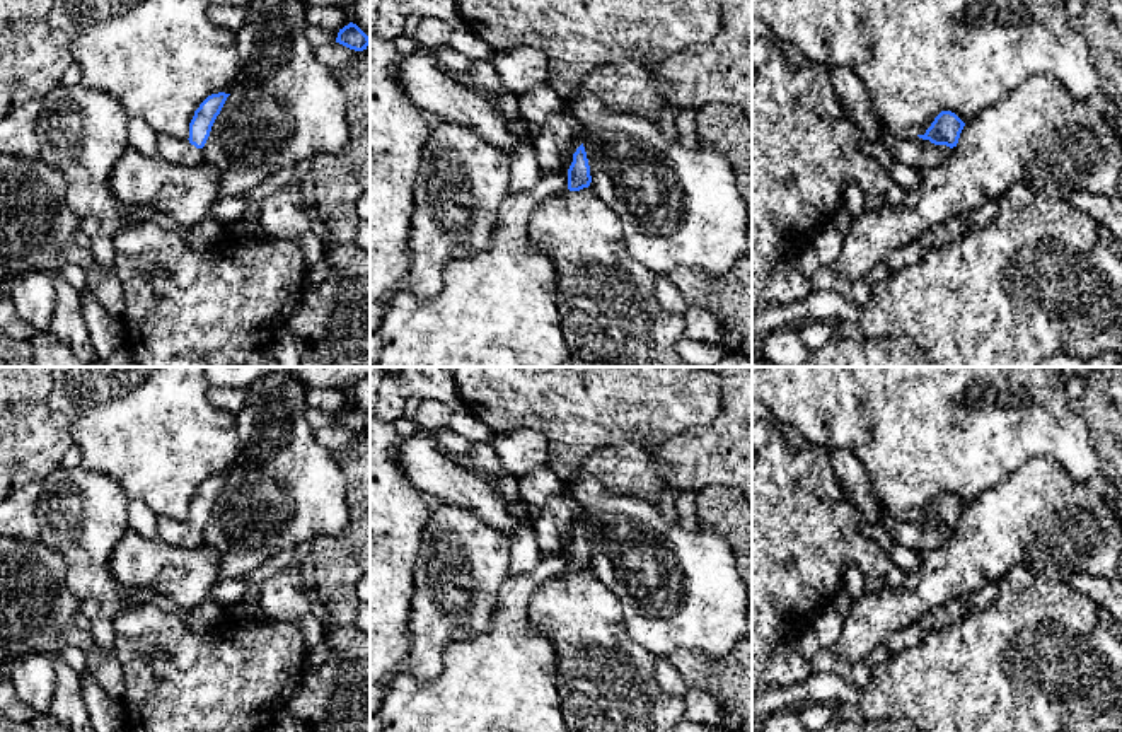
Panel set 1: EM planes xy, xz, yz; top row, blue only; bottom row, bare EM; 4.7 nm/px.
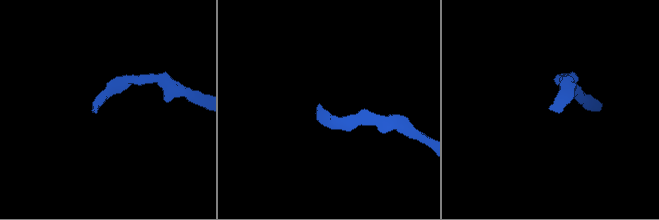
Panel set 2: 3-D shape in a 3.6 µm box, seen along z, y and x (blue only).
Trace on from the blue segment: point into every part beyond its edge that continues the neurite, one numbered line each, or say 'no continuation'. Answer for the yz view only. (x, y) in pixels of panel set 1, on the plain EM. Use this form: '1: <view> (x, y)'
1: yz (909, 531)

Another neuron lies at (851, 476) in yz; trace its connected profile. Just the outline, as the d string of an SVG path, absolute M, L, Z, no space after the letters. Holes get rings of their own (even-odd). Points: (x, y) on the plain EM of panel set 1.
M830 450L829 459L841 490L853 502L861 519L875 522L882 508L870 491L870 476L866 469L856 456L847 450Z

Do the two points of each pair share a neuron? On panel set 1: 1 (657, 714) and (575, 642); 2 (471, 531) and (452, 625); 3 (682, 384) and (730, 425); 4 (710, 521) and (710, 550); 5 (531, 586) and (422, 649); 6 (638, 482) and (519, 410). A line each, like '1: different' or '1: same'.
1: same
2: same
3: different
4: different
5: different
6: different

